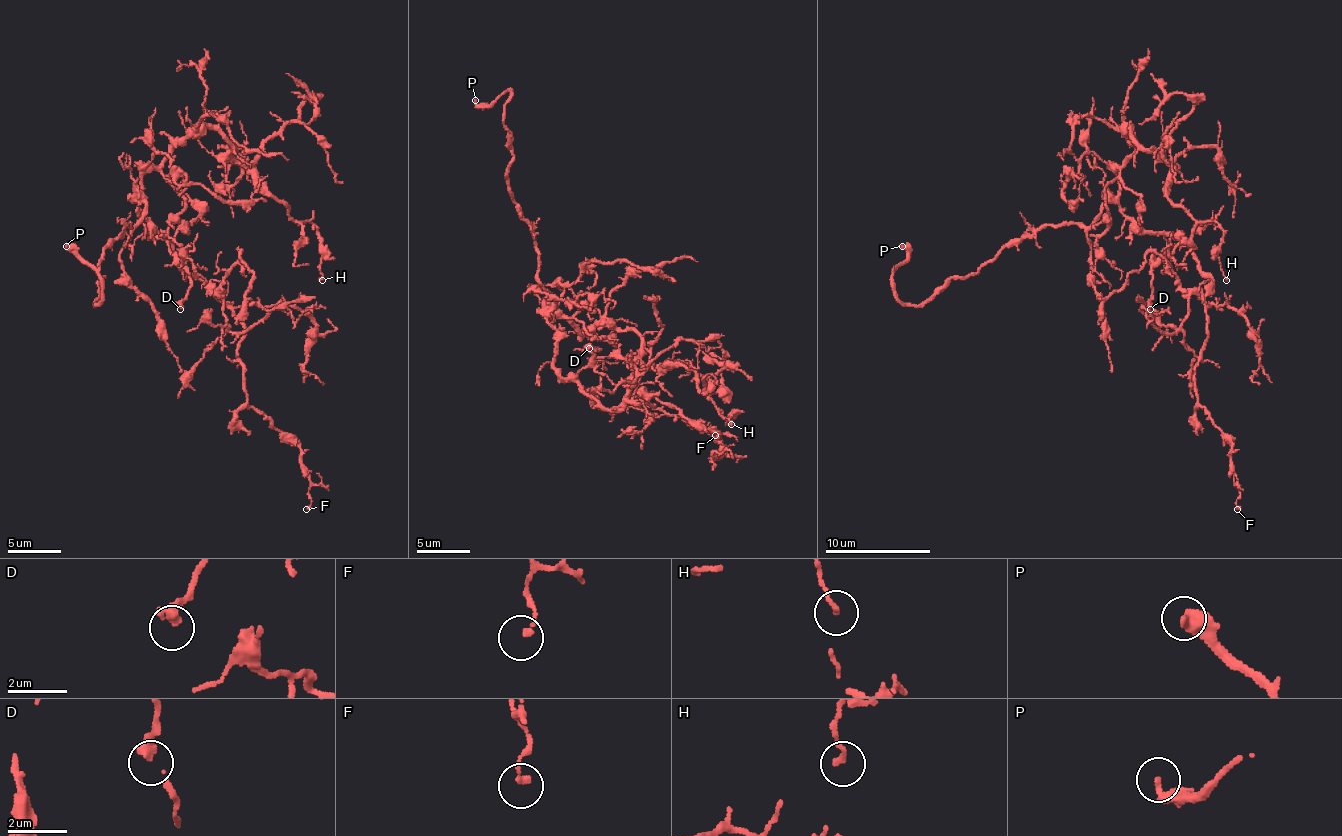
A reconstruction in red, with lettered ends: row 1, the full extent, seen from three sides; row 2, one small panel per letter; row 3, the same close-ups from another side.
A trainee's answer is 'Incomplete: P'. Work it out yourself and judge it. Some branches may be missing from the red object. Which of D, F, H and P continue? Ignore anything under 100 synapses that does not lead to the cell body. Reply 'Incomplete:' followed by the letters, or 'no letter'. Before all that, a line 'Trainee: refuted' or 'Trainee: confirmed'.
Trainee: confirmed
Incomplete: P

